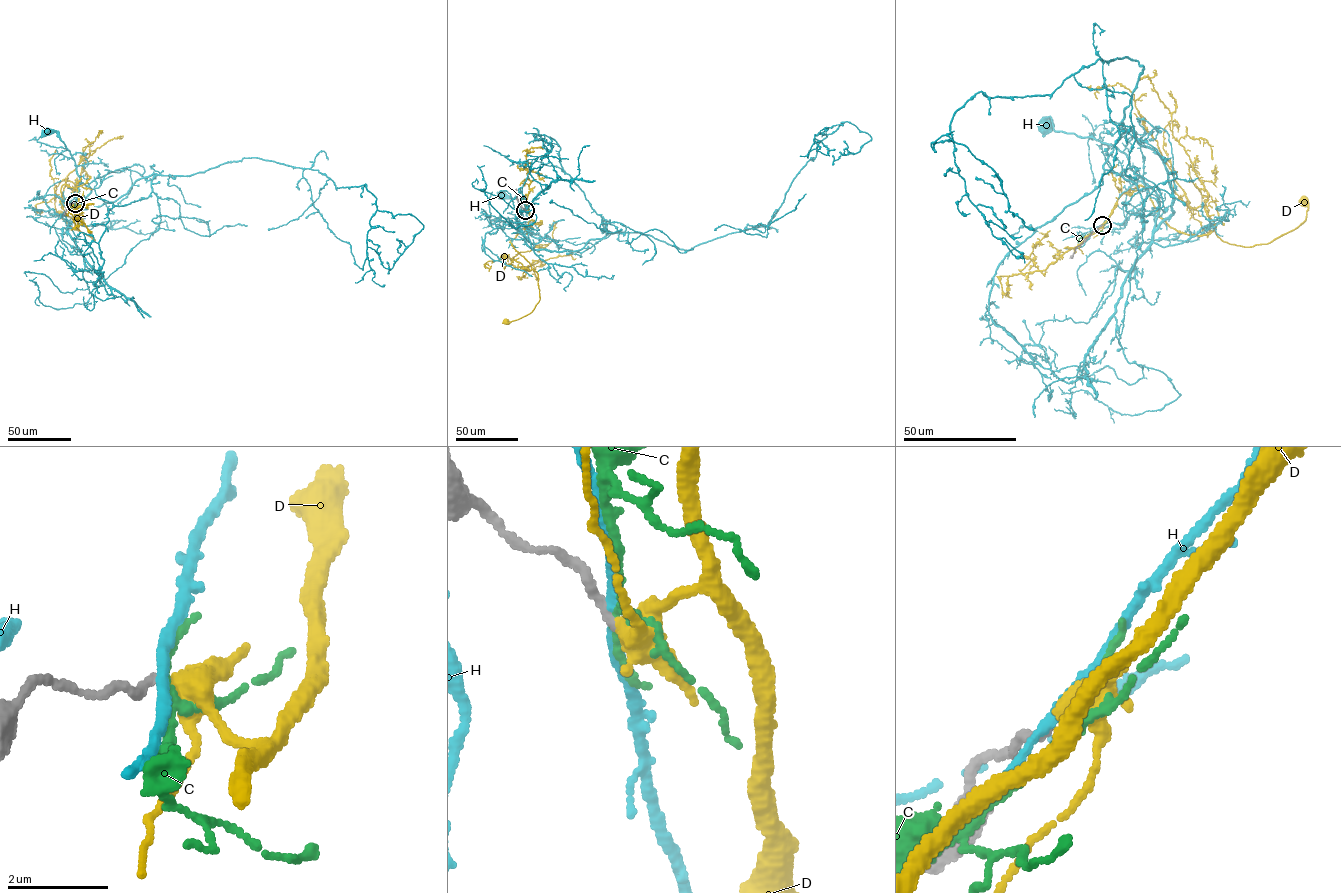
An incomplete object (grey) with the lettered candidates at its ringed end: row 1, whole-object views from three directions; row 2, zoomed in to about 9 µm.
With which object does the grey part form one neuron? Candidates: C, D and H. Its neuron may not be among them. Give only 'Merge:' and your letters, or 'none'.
Merge: D

